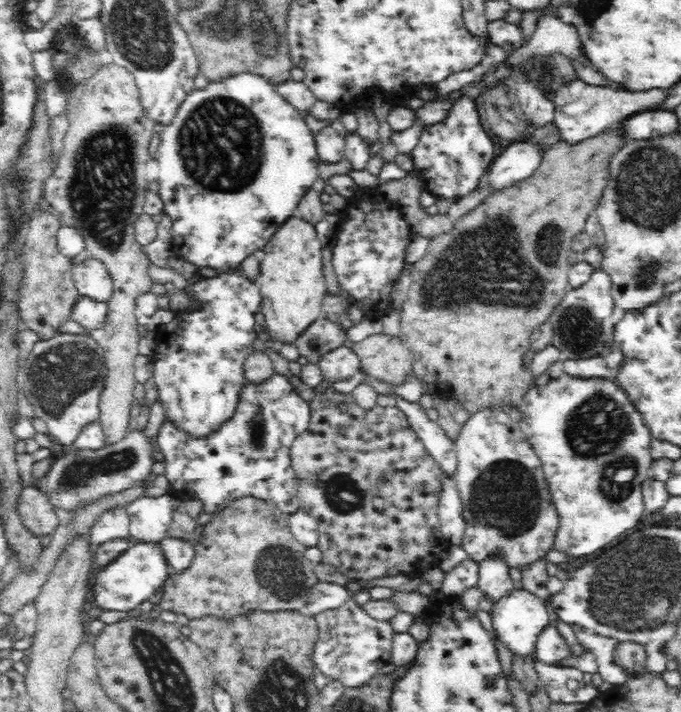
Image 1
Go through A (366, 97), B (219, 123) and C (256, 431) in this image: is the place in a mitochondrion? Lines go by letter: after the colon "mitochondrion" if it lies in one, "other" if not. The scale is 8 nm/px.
A: other
B: mitochondrion
C: mitochondrion

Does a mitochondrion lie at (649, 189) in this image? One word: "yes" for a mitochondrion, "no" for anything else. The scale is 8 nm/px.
yes

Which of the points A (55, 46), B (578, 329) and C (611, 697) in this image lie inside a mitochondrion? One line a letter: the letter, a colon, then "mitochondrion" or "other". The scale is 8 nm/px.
A: other
B: mitochondrion
C: other

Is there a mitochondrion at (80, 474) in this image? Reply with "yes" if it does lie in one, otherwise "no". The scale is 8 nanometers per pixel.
yes

